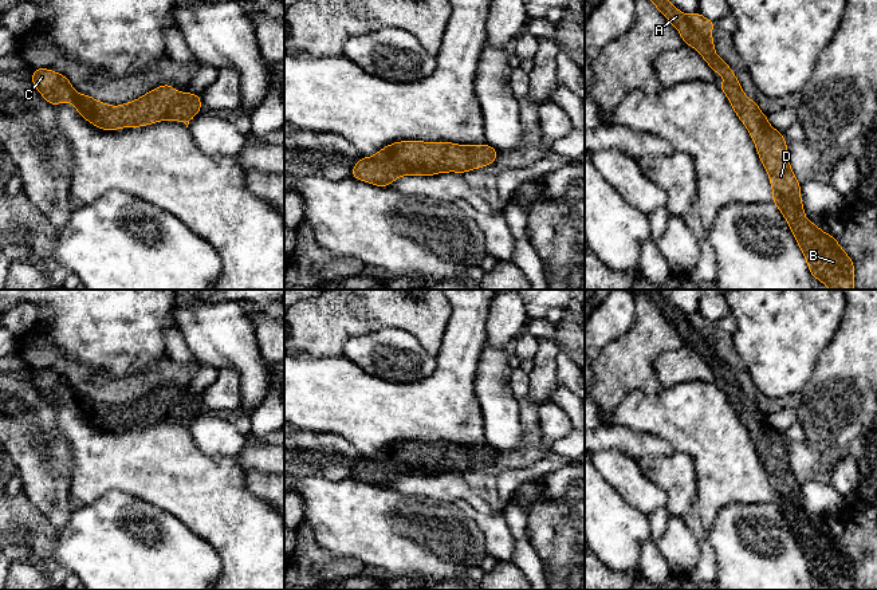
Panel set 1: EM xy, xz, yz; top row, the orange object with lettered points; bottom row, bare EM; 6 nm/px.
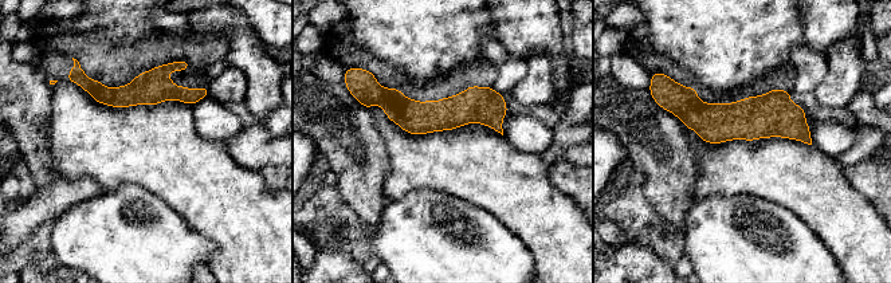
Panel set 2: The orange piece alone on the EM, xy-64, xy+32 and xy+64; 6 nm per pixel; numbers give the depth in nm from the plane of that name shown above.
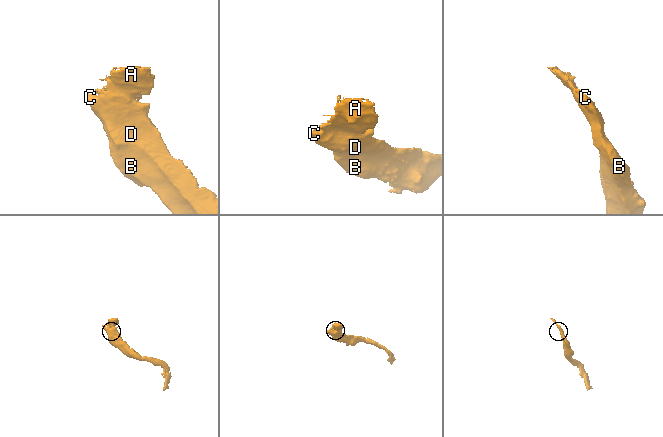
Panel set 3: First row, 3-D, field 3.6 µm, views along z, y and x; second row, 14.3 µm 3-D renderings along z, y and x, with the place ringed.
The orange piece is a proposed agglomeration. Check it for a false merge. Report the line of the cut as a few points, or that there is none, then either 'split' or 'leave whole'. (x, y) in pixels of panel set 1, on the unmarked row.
cut none; leave whole

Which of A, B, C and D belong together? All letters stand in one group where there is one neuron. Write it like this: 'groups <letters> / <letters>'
groups A B C D

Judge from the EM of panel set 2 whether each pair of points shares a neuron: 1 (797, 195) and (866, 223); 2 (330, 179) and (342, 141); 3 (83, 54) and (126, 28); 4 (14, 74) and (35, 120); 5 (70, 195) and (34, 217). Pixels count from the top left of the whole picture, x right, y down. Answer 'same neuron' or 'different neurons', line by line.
1: same neuron
2: different neurons
3: different neurons
4: same neuron
5: same neuron

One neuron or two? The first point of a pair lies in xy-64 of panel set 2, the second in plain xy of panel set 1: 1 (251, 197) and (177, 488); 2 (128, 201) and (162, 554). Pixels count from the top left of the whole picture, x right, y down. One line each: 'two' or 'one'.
1: one
2: one

